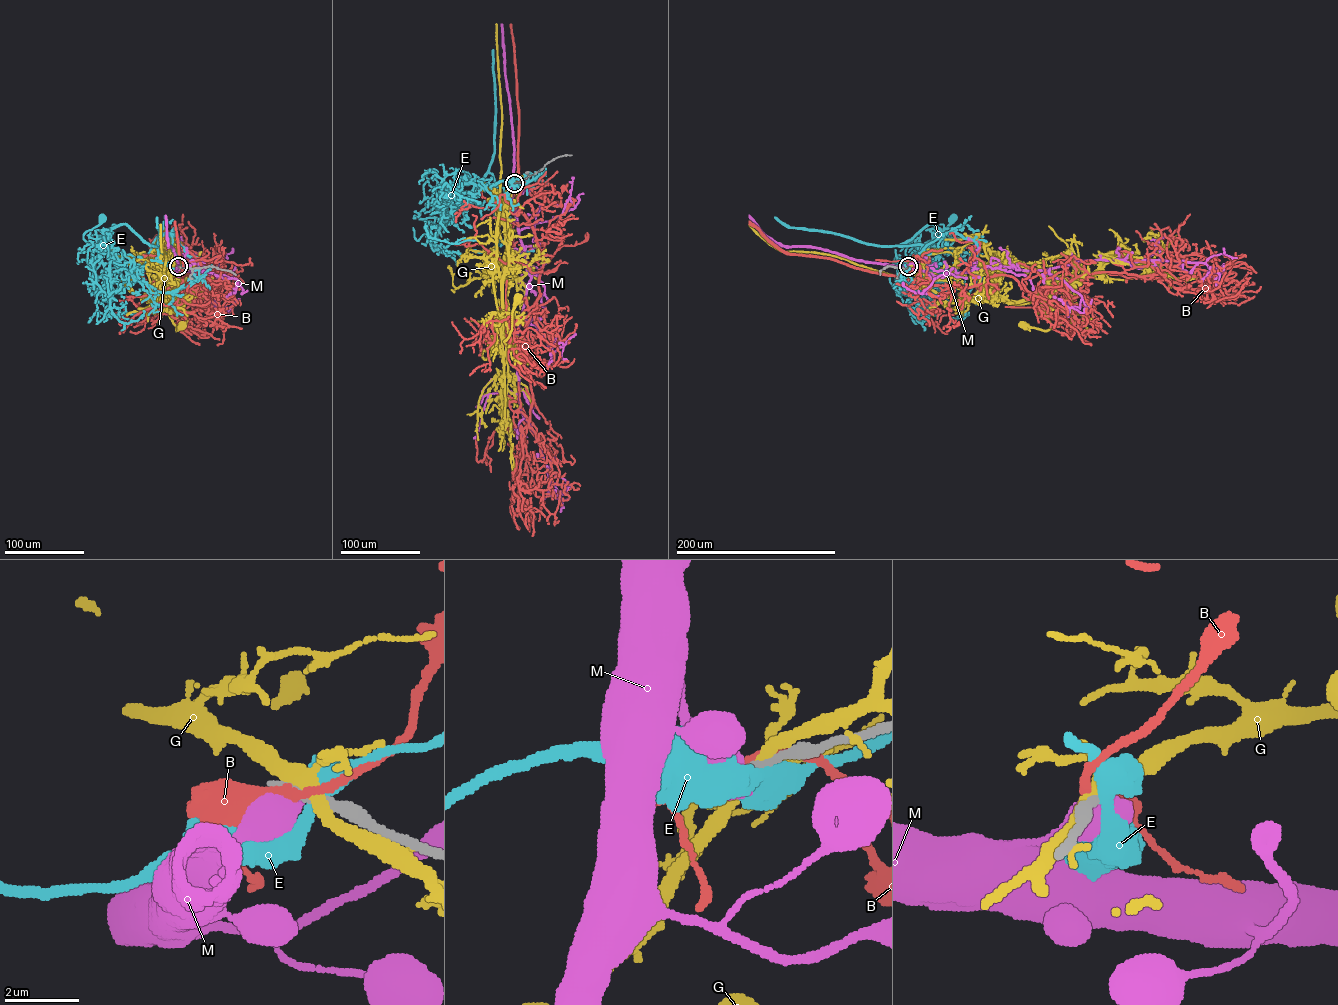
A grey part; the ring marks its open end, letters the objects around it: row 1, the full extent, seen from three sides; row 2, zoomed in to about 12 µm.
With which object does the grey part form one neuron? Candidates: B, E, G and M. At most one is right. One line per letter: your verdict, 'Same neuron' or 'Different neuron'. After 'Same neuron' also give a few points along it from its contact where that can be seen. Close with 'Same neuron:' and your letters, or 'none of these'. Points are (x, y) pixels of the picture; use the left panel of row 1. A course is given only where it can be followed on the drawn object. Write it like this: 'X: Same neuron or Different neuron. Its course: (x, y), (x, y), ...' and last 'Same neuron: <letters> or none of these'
B: Different neuron
E: Different neuron
G: Different neuron
M: Different neuron
Same neuron: none of these

